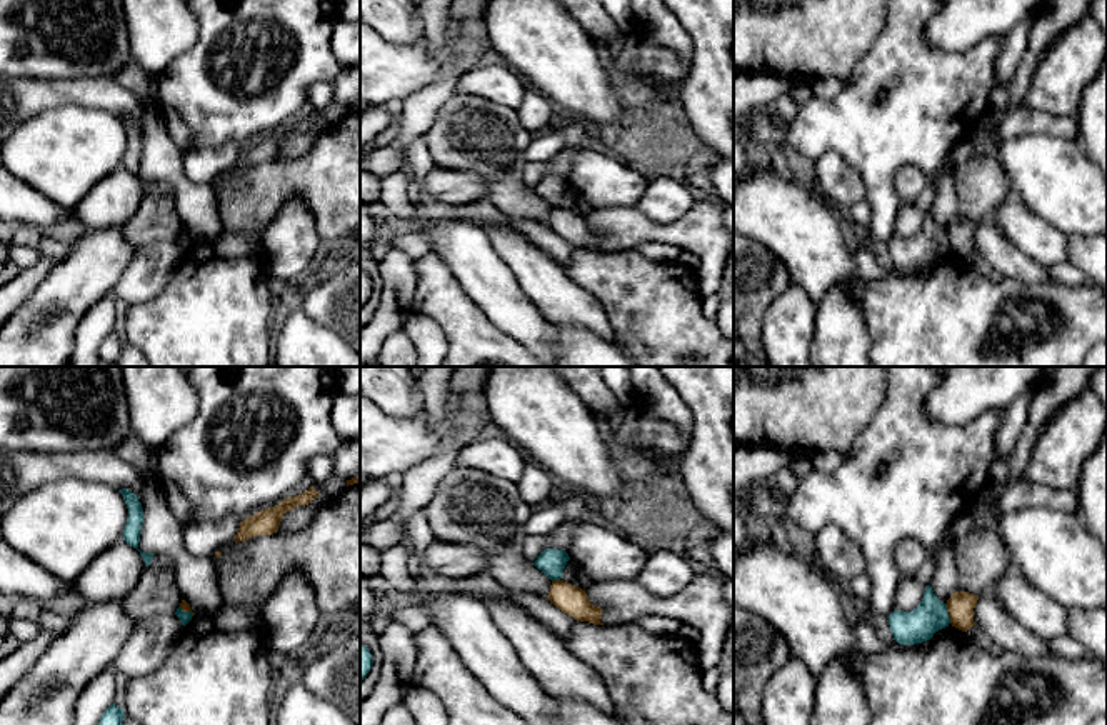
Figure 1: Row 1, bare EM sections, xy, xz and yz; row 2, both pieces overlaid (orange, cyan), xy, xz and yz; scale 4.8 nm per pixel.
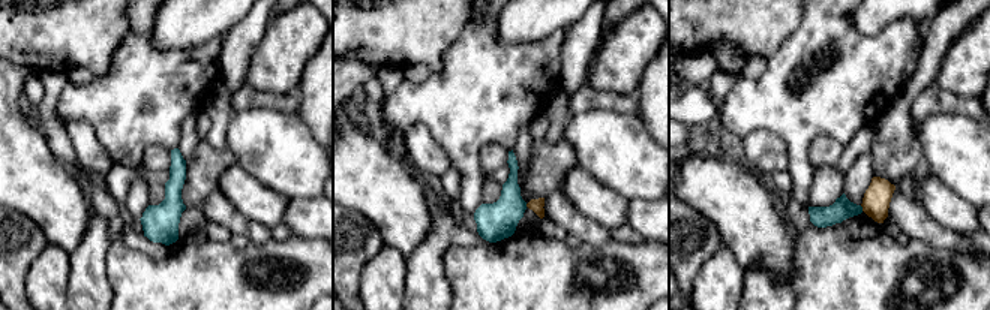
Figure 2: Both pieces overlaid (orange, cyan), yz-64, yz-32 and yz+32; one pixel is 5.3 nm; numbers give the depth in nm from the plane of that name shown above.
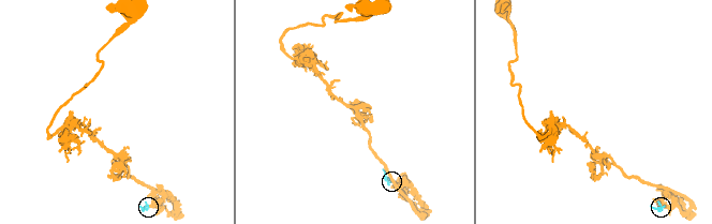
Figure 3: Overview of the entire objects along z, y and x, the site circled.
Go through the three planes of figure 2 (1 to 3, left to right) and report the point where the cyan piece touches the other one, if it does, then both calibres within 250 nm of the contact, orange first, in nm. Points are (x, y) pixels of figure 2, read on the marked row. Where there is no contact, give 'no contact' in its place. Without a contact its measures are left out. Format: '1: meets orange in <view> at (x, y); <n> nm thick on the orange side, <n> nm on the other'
1: no contact
2: no contact
3: meets orange in yz+32 at (863, 208); 150 nm thick on the orange side, 110 nm on the other

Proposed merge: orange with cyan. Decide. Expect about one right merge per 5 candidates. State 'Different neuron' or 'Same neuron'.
Different neuron

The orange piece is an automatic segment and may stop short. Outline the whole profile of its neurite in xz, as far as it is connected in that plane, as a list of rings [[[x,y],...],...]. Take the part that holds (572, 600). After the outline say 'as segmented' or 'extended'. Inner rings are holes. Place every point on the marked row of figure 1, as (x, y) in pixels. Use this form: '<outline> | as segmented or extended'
[[[554,580],[547,597],[559,610],[574,617],[577,622],[589,622],[594,625],[604,625],[602,608],[589,602],[585,590],[567,583],[564,580]]] | as segmented

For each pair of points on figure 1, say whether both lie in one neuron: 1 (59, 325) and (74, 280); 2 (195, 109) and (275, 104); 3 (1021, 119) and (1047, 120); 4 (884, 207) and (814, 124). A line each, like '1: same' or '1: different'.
1: same
2: same
3: same
4: same

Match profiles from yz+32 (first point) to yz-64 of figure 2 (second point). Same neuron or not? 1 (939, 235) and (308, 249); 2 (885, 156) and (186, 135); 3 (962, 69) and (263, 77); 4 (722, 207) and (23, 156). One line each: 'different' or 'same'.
1: different
2: different
3: same
4: same

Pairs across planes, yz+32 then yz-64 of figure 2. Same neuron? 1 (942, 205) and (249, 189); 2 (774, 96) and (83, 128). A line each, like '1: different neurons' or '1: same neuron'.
1: same neuron
2: different neurons

